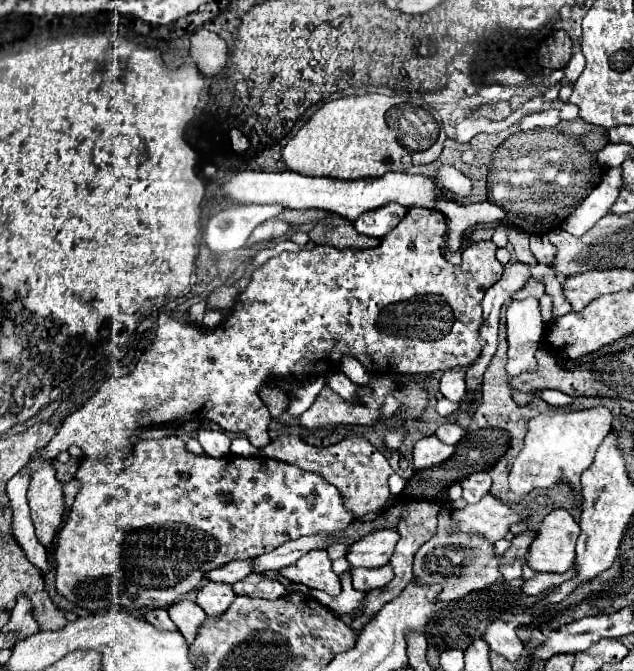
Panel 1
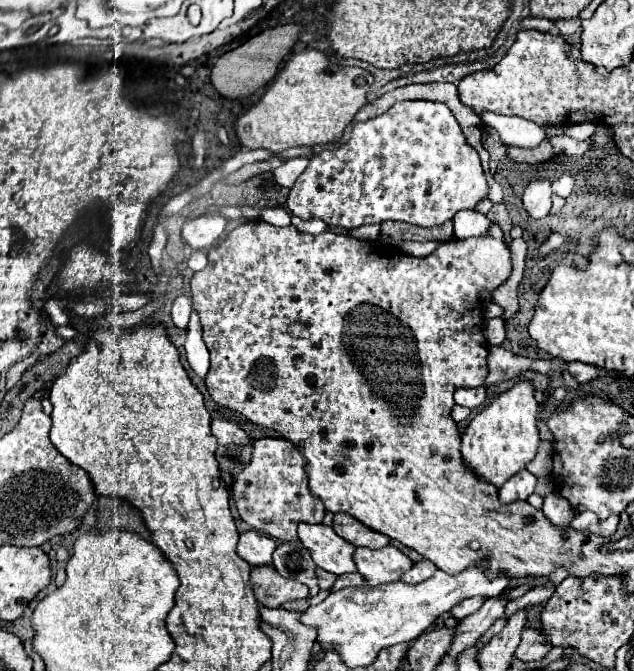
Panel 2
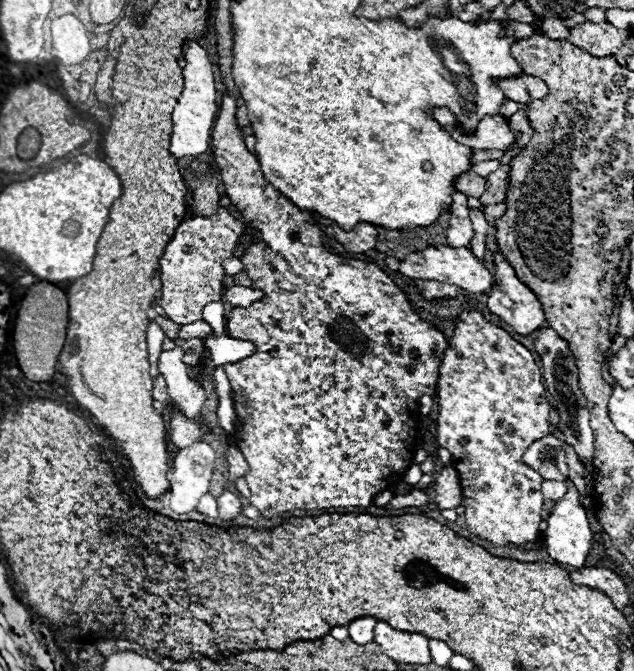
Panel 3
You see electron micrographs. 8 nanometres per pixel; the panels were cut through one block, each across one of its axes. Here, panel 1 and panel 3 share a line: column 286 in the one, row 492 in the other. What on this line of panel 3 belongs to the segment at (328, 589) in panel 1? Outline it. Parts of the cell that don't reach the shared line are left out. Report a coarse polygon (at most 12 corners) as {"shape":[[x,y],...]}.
{"shape":[[572,480],[544,530],[560,564],[582,568],[592,546],[586,508]]}

